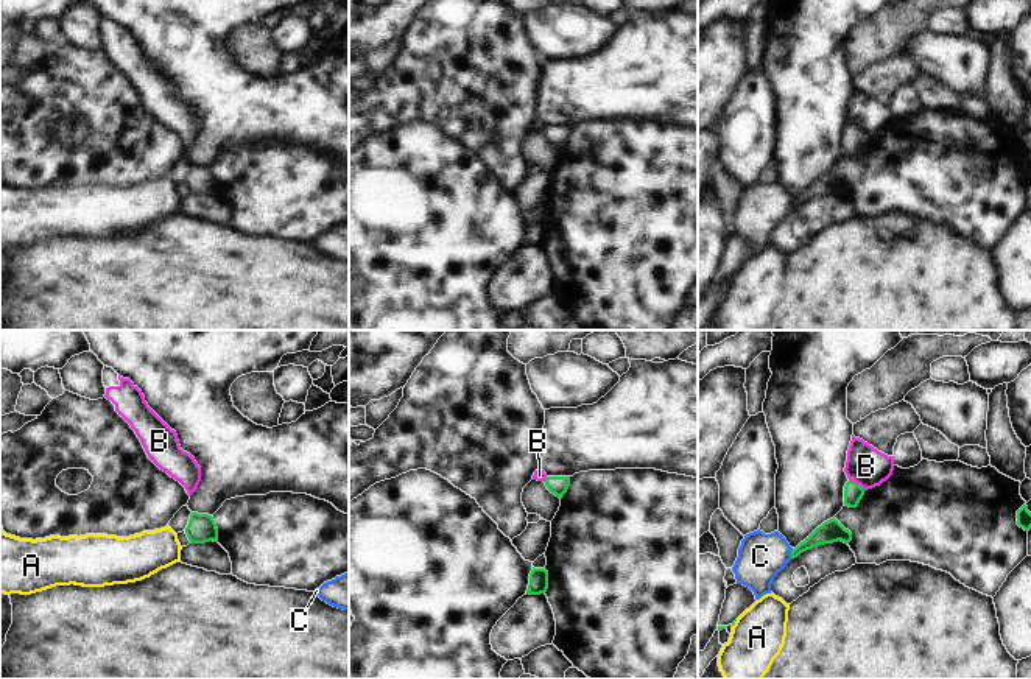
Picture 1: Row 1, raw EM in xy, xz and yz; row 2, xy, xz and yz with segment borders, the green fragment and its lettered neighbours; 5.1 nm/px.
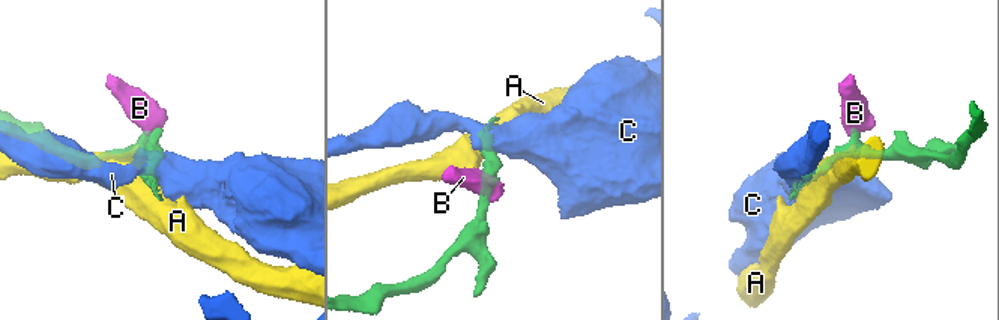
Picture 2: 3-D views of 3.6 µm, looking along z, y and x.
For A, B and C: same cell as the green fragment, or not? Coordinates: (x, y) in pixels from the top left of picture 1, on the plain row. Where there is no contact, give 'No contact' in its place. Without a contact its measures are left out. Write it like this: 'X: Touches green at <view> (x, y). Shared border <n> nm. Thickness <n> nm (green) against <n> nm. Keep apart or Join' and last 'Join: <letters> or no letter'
A: Touches green at yz (734, 274). Shared border 50 nm. Thickness 20 nm (green) against 280 nm. Keep apart
B: Touches green at yz (855, 134). Shared border 100 nm. Thickness 100 nm (green) against 200 nm. Keep apart
C: Touches green at yz (791, 204). Shared border 60 nm. Thickness 120 nm (green) against 240 nm. Keep apart
Join: no letter.

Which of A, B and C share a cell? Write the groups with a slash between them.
A / B / C

